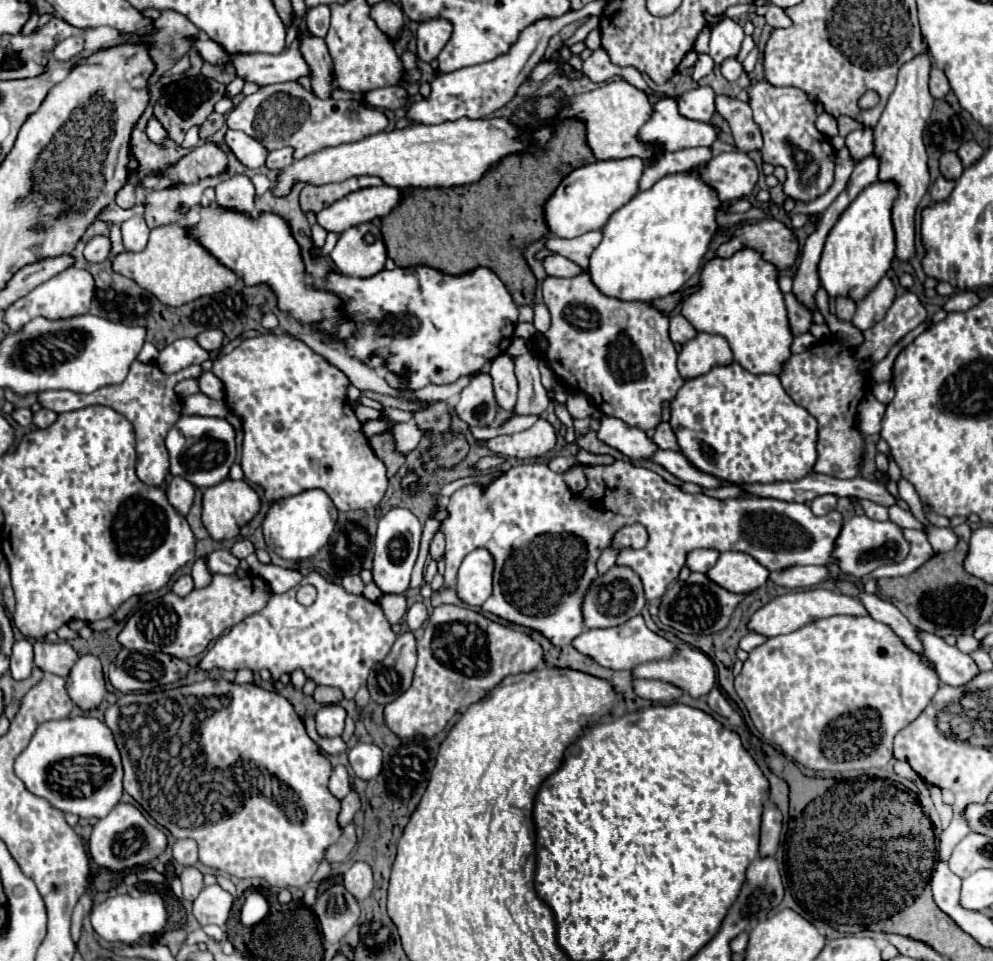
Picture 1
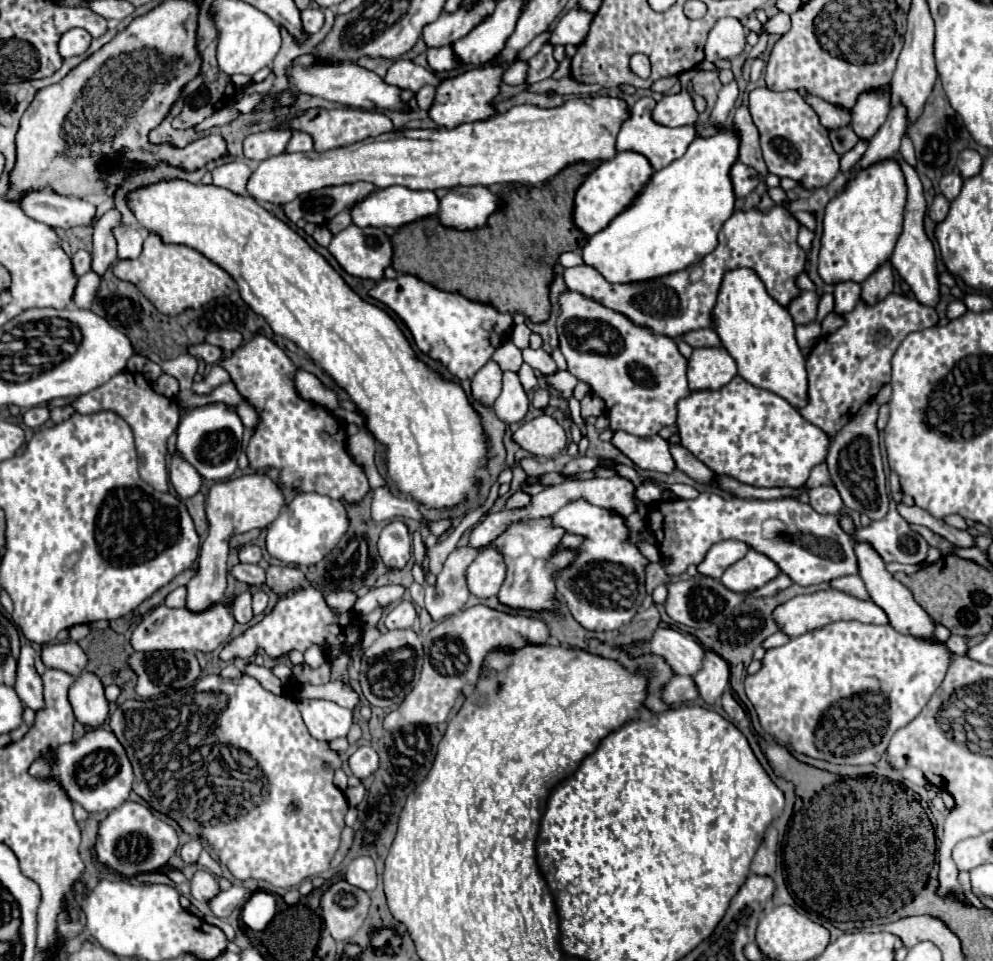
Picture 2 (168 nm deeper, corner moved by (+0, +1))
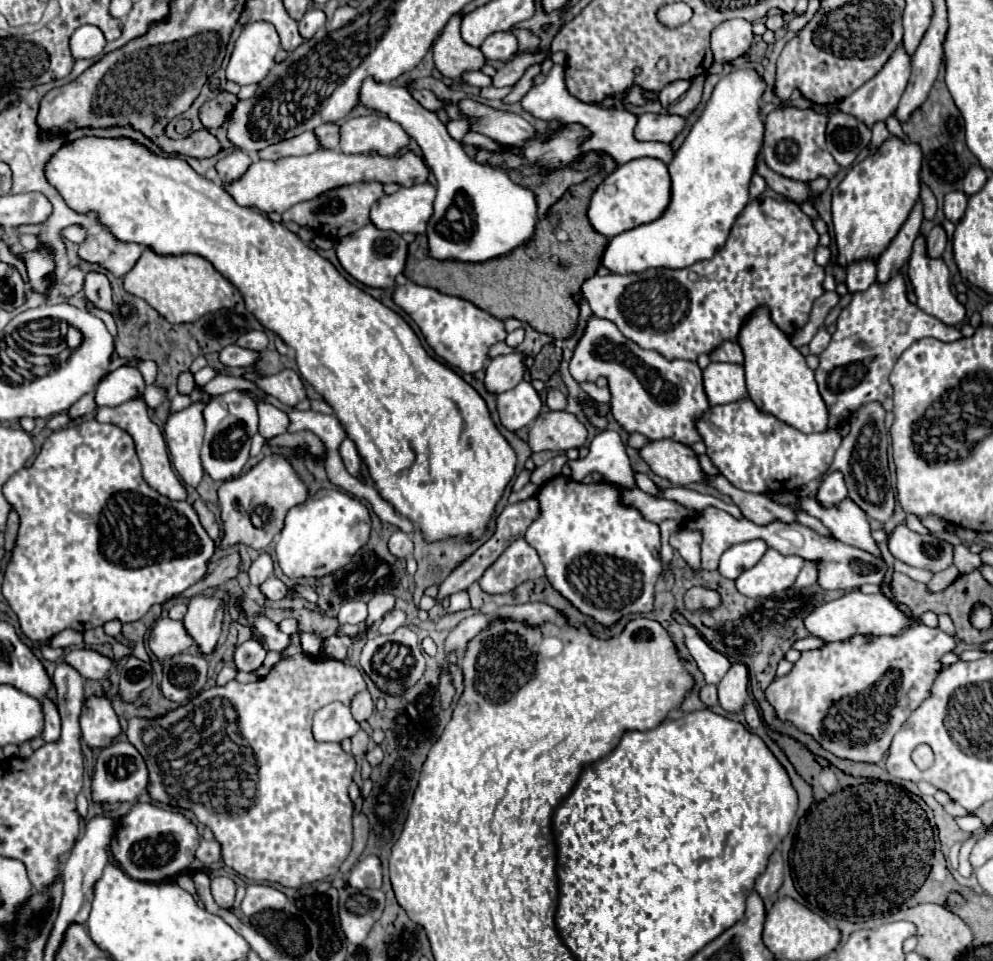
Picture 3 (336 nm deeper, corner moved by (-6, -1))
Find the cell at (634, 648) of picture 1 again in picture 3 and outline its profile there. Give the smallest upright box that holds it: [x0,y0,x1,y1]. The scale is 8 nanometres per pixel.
[683,624,731,684]

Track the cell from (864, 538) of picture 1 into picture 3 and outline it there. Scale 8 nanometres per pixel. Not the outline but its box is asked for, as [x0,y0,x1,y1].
[887,524,953,572]

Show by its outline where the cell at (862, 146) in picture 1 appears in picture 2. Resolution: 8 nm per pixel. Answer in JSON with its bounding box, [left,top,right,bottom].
[851,88,891,140]

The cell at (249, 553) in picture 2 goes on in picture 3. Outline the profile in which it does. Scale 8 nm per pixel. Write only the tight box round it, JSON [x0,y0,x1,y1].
[249,552,273,586]

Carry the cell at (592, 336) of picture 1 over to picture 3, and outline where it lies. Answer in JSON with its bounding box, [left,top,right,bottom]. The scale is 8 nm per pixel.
[569,316,709,446]

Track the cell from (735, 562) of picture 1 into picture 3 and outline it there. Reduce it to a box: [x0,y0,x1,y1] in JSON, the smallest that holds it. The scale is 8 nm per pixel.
[735,548,805,598]

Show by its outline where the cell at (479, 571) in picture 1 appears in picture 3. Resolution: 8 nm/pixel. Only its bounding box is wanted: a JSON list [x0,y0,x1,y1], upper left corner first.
[479,540,545,594]

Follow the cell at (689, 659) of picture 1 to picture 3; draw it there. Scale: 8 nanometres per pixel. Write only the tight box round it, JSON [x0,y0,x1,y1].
[717,664,749,712]

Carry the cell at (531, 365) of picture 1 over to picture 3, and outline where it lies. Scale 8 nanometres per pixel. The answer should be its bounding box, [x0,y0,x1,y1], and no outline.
[547,388,567,410]

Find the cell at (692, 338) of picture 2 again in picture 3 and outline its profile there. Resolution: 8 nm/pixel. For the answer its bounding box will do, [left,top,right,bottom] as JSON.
[709,340,743,364]

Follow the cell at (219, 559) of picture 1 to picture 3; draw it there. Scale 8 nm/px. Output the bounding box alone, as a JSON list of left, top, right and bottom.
[259,576,287,600]

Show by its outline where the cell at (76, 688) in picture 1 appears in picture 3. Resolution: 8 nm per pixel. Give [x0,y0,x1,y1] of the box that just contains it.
[81,696,121,748]

